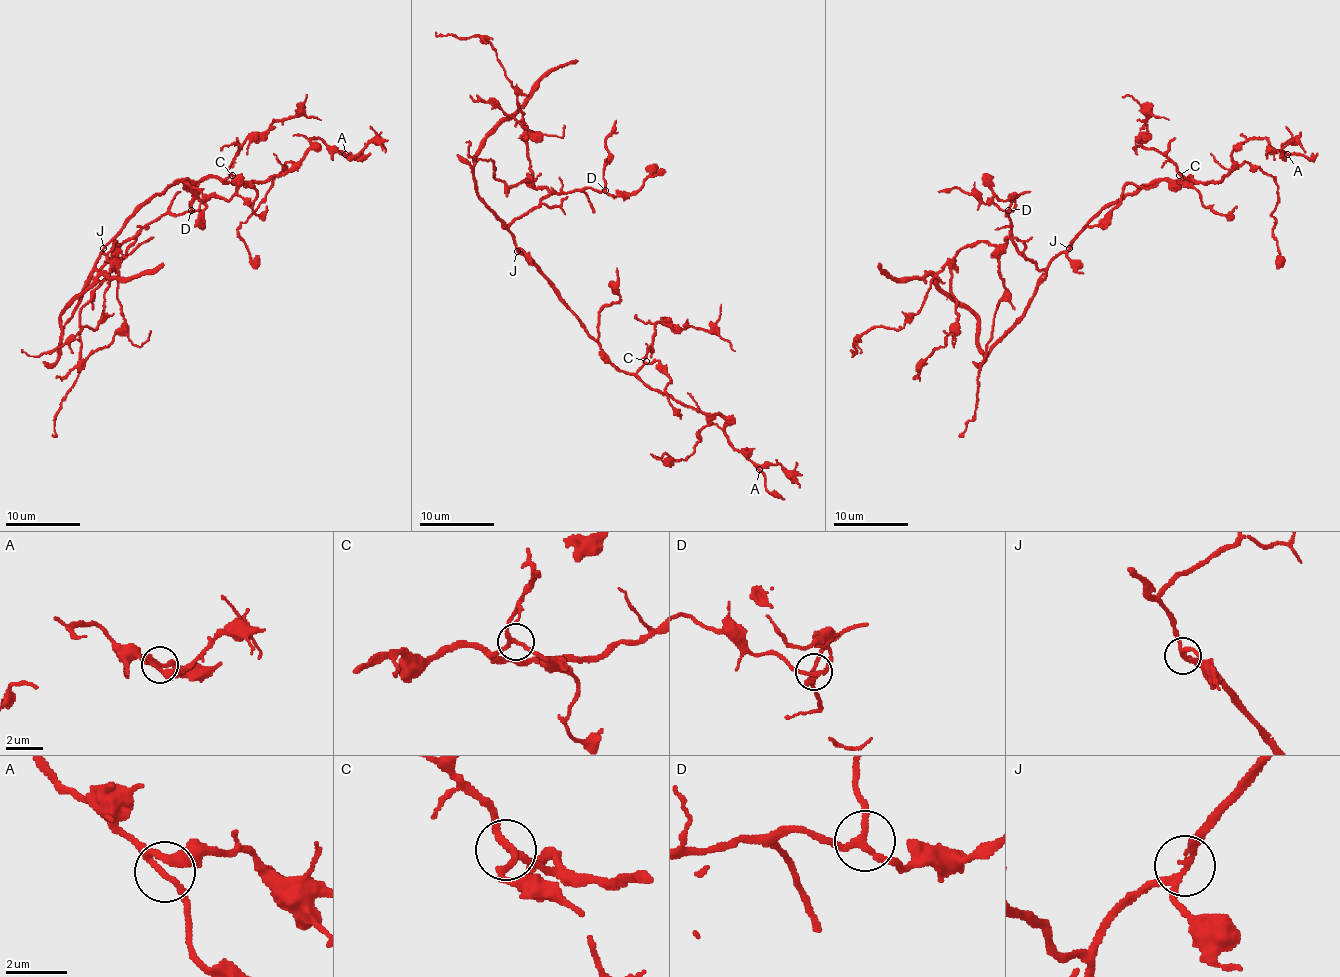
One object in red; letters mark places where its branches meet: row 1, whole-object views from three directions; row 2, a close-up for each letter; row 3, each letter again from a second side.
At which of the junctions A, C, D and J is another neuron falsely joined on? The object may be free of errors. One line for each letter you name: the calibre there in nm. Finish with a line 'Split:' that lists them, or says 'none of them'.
Split: none of them

